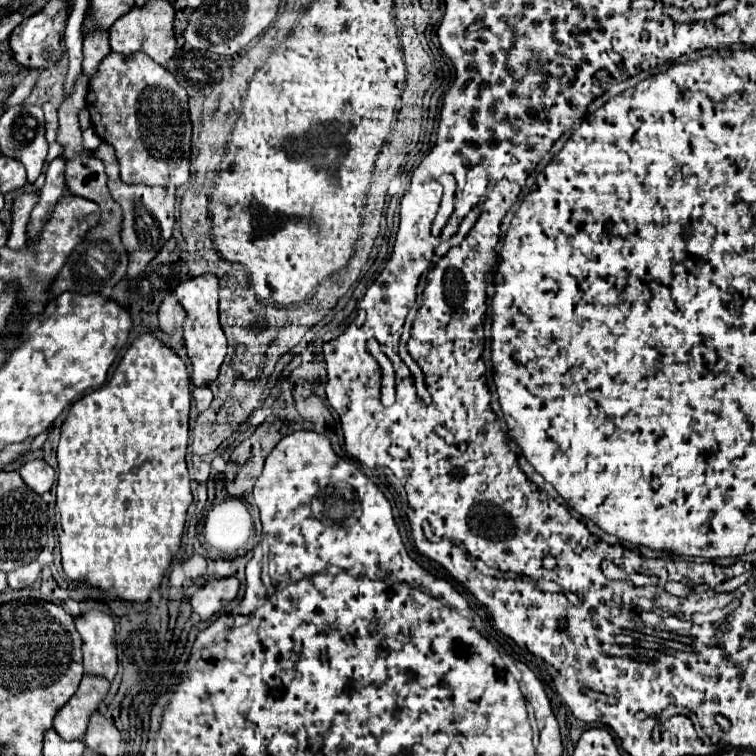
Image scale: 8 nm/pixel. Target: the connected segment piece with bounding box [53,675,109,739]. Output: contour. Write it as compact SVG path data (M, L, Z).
M83 675L75 695L59 709L53 719L53 729L63 739L83 739L87 717L99 709L109 691L109 681L99 675Z

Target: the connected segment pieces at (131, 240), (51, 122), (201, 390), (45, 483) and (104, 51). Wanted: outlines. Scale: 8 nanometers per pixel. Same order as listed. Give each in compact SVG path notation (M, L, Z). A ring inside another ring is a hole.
M101 143L95 151L91 151L97 159L103 161L105 173L109 177L109 191L113 199L123 209L123 225L121 225L121 243L129 255L127 277L137 277L149 261L159 253L159 249L169 241L173 223L175 223L175 195L165 187L147 187L147 185L127 185L119 177L119 163L115 159L115 149L109 143Z
M51 103L43 105L43 113L45 113L45 139L47 143L53 143L57 137L57 111Z
M195 387L195 389L193 389L193 401L195 401L197 411L203 413L203 411L211 405L211 401L213 401L211 389L209 389L209 387Z
M33 459L33 461L27 461L21 469L19 469L19 475L23 477L23 481L27 483L29 489L37 491L39 495L41 493L47 493L53 483L55 483L55 471L53 467L43 461L43 459Z
M93 31L91 35L85 37L85 41L83 41L83 73L87 75L87 79L91 79L97 73L101 59L109 53L111 53L111 49L109 49L109 41L107 41L107 33Z

